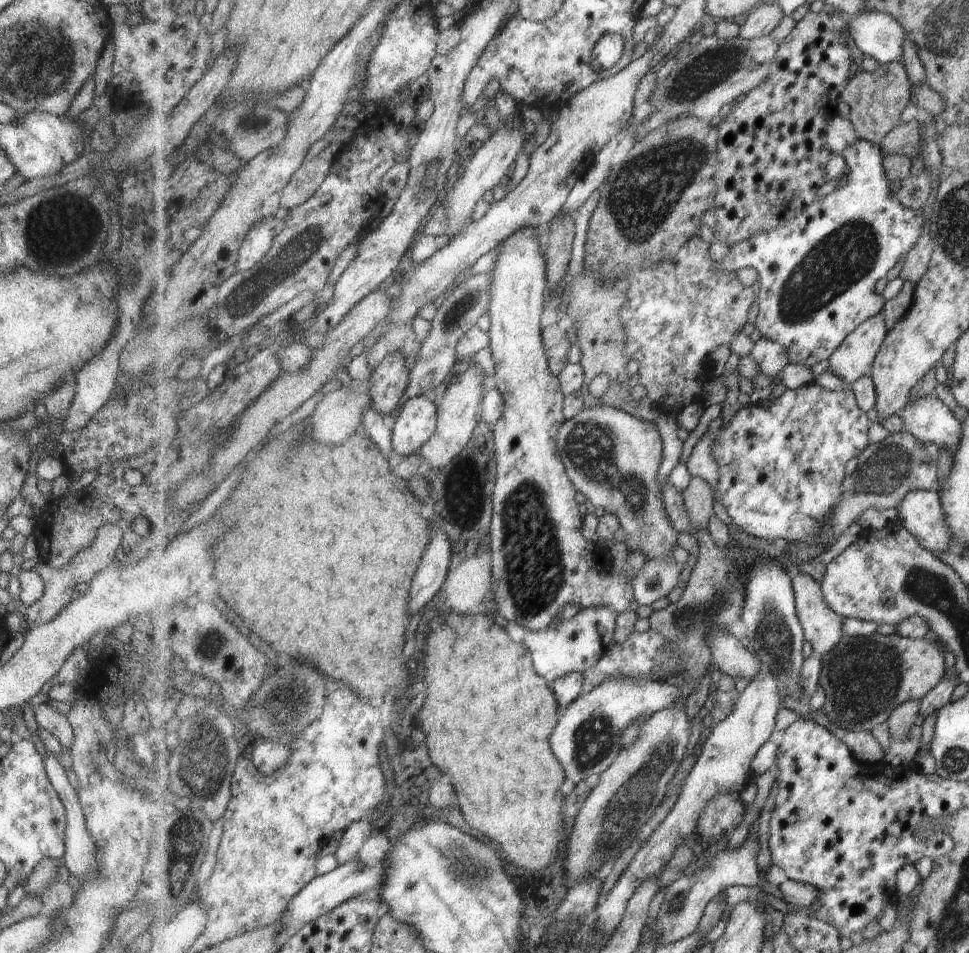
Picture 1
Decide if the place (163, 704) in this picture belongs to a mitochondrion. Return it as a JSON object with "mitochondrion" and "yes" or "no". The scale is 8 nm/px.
{"mitochondrion":"no"}

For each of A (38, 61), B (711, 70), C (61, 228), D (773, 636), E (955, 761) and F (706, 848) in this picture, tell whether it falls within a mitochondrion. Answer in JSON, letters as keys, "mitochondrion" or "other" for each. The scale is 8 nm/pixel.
{"A":"mitochondrion","B":"mitochondrion","C":"mitochondrion","D":"mitochondrion","E":"mitochondrion","F":"other"}

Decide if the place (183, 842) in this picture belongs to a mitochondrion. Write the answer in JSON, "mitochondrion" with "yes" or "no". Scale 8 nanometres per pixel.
{"mitochondrion":"yes"}

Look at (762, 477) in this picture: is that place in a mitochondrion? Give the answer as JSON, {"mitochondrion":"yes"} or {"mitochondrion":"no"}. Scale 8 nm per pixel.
{"mitochondrion":"no"}

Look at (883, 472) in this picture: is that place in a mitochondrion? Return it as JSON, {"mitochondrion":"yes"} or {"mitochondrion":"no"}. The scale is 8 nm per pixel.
{"mitochondrion":"yes"}

